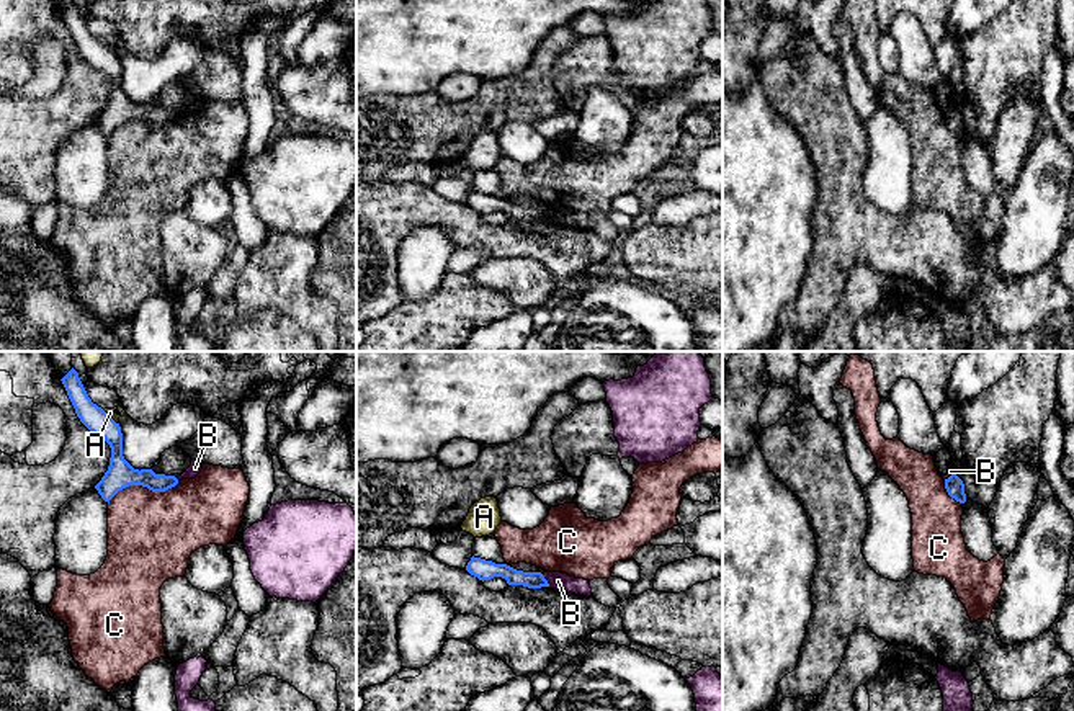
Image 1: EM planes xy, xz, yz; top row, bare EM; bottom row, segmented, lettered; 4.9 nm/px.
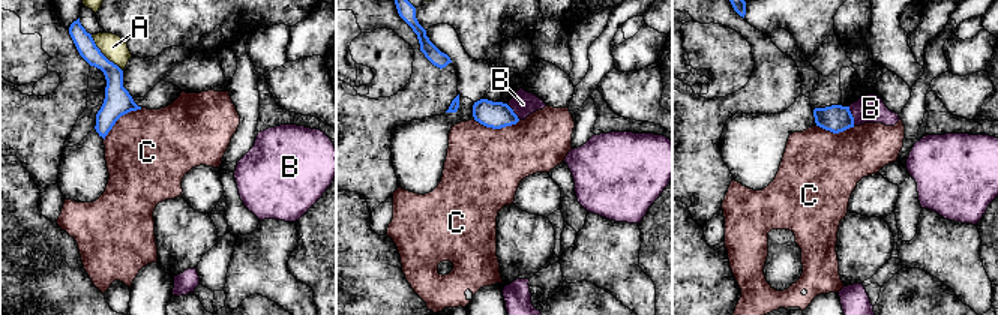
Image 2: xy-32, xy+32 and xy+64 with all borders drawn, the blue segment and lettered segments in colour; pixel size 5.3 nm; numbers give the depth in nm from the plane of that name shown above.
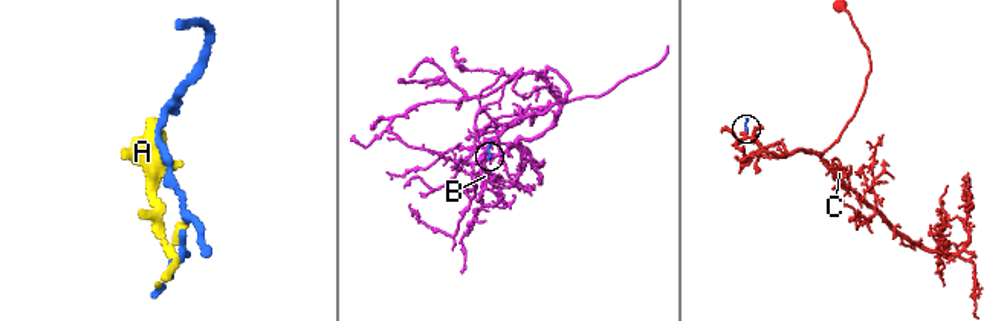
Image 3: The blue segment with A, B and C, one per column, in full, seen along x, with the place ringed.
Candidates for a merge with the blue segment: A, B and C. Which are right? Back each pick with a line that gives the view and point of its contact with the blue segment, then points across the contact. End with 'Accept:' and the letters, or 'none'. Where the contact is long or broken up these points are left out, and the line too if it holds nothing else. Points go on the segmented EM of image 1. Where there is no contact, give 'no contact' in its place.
Accept: none

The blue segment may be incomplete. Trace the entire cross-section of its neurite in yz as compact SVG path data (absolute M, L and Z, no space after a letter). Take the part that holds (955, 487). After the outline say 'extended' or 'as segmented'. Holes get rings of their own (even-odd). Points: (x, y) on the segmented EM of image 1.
M951 474L948 479L945 479L945 489L956 502L966 502L964 484L956 474Z | as segmented

